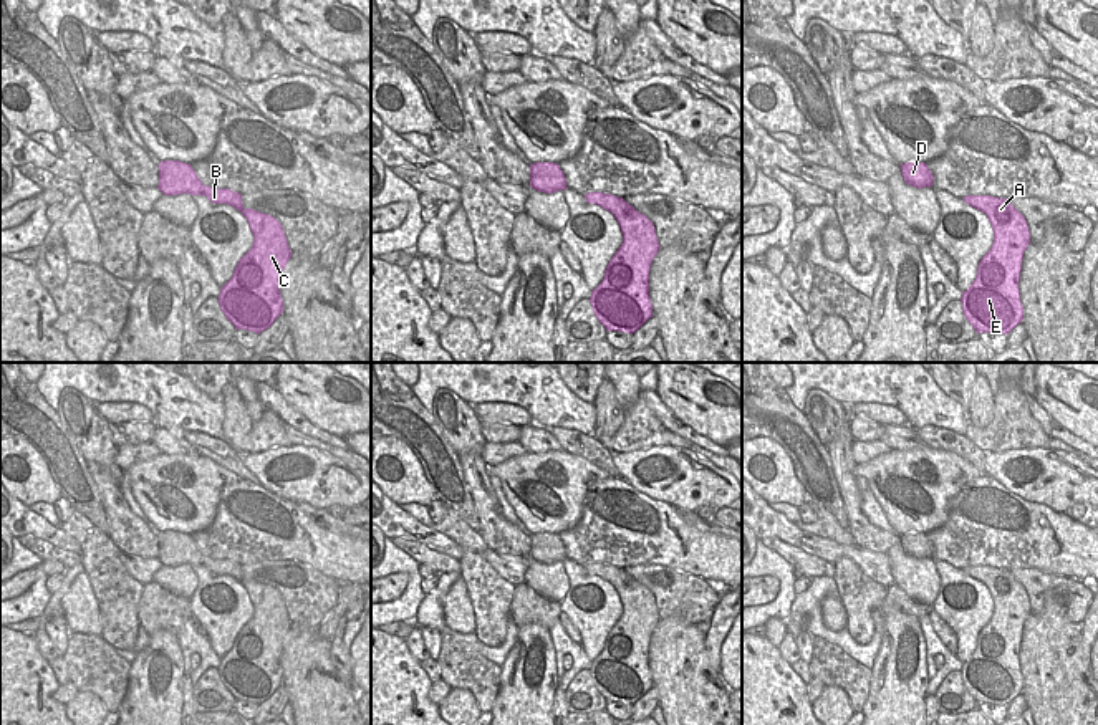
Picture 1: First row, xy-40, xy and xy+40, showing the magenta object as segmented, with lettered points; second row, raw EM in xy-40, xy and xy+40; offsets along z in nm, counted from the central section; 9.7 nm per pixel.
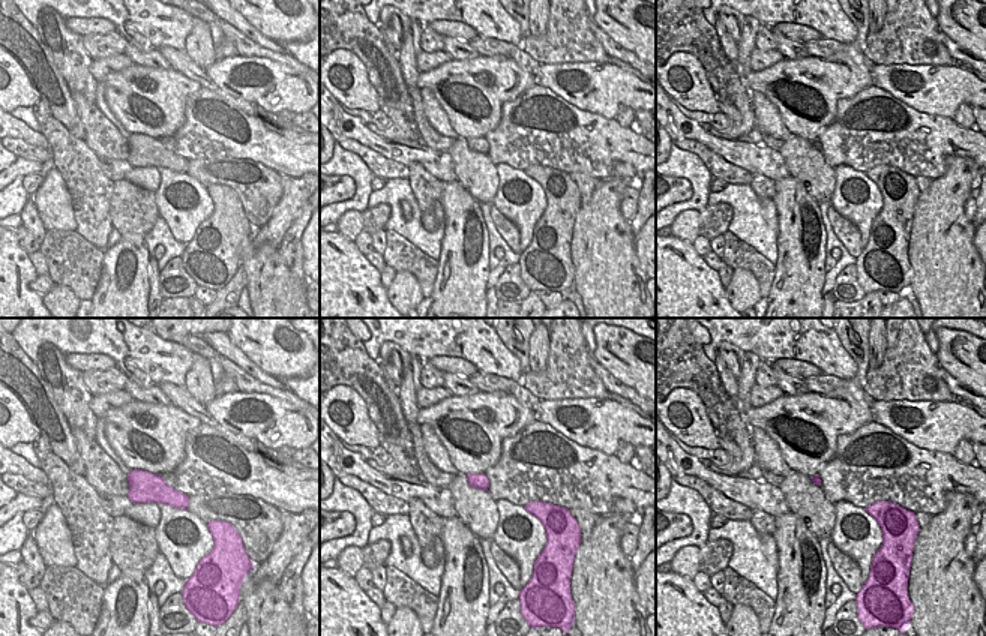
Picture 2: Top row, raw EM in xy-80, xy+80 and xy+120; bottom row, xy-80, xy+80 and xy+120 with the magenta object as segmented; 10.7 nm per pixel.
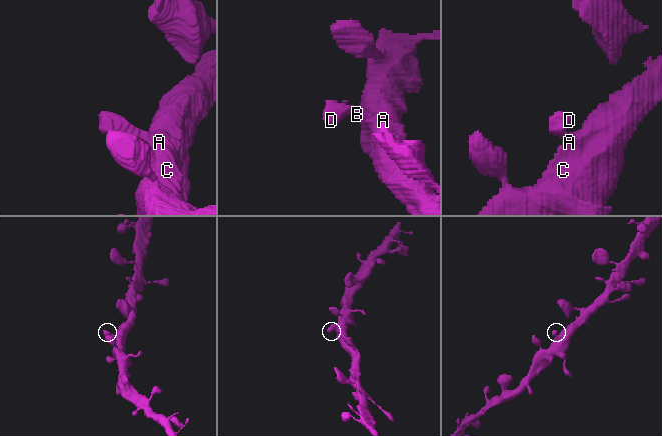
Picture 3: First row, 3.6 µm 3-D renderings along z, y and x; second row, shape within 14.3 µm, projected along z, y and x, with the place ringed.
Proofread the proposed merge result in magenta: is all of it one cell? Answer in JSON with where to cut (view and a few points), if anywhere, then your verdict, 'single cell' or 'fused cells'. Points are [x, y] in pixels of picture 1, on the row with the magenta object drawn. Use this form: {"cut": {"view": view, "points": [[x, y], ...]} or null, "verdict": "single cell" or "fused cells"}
{"cut": null, "verdict": "single cell"}

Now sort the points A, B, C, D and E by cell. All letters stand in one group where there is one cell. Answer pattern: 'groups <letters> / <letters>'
groups A B C D E

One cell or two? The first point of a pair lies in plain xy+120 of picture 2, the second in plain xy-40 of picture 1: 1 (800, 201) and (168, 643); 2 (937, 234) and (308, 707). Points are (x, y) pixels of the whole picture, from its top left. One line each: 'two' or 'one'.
1: one
2: one

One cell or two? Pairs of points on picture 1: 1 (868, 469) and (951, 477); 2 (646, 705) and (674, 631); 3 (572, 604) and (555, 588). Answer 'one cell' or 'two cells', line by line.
1: one cell
2: two cells
3: two cells

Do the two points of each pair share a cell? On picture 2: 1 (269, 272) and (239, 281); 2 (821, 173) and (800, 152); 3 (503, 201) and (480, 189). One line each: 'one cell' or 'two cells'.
1: two cells
2: one cell
3: two cells

